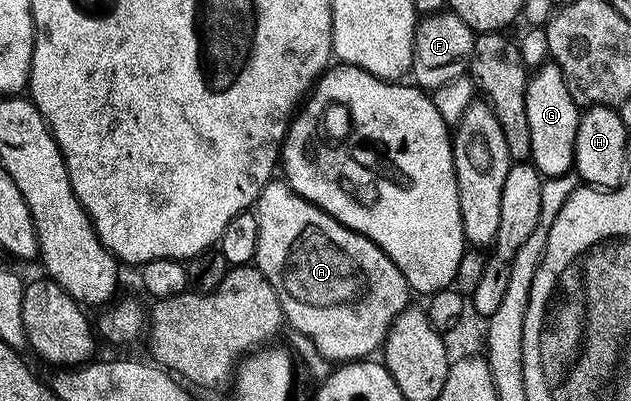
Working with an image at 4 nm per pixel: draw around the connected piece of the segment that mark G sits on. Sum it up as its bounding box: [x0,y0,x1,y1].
[525,63,581,178]

